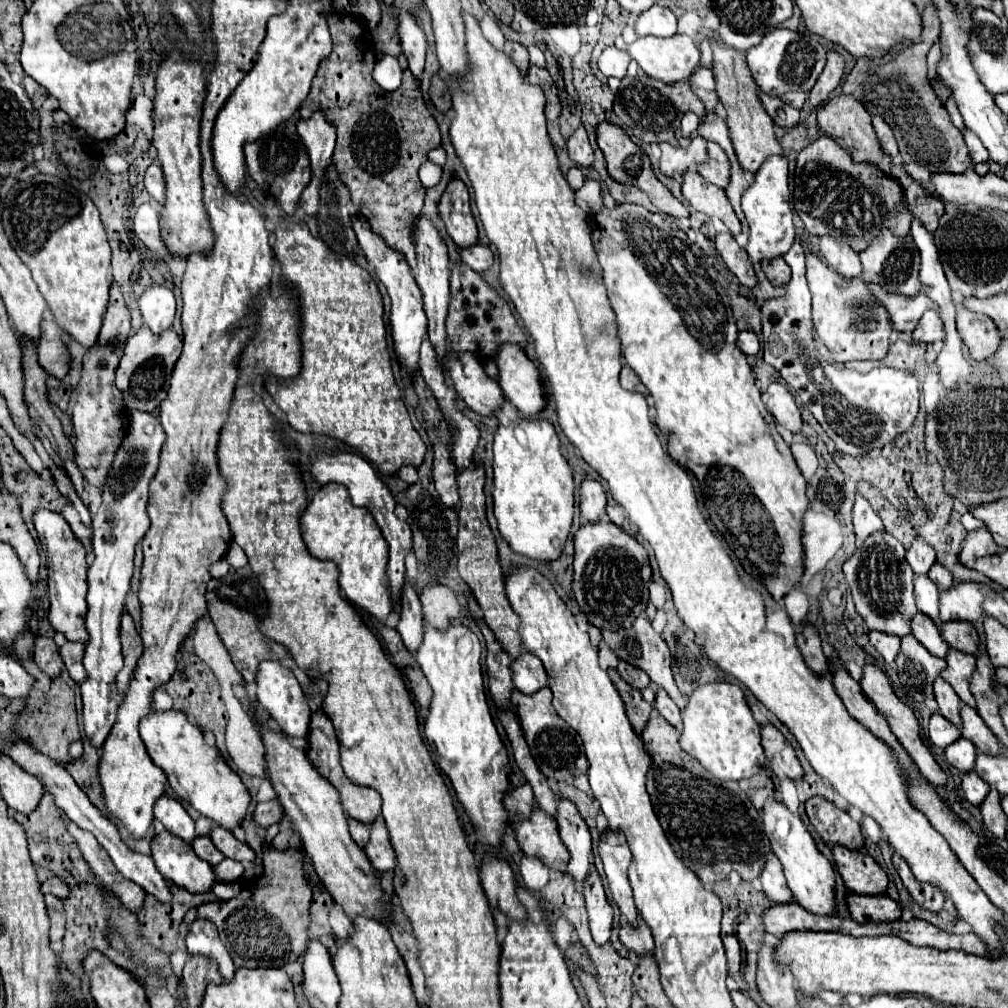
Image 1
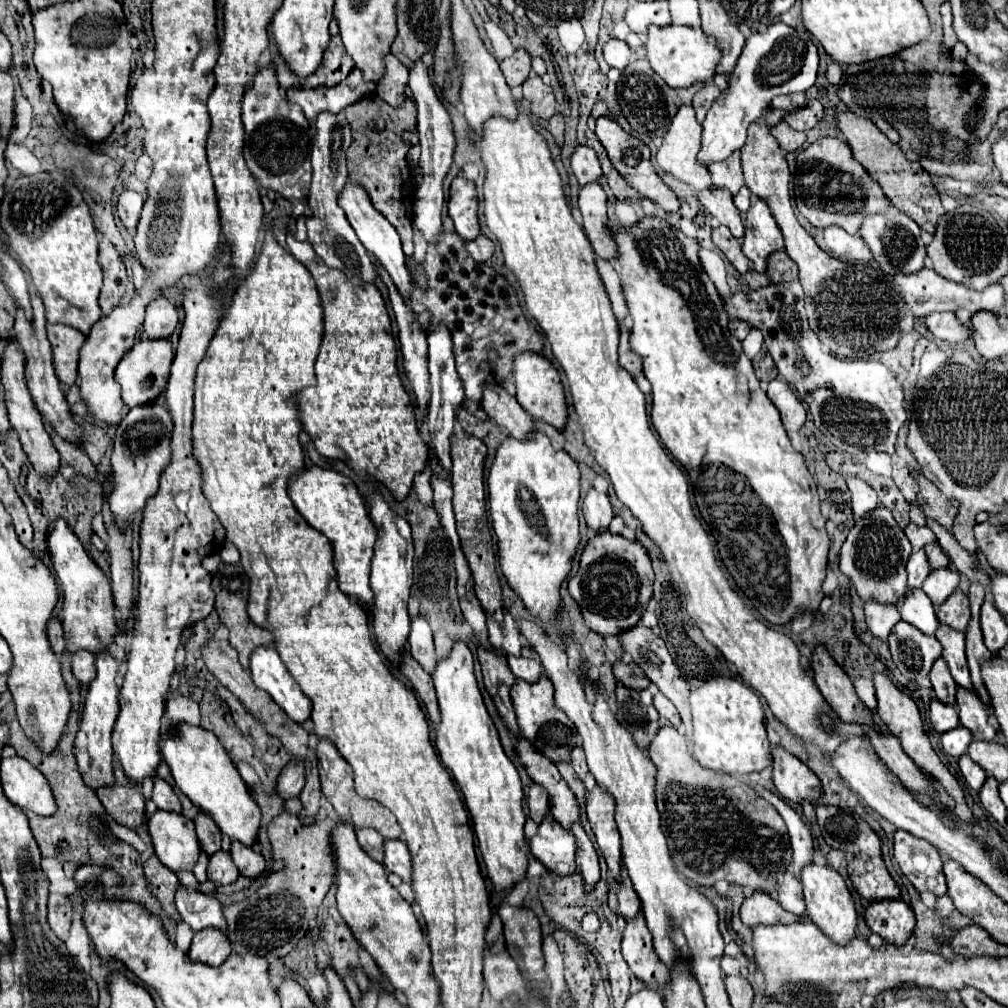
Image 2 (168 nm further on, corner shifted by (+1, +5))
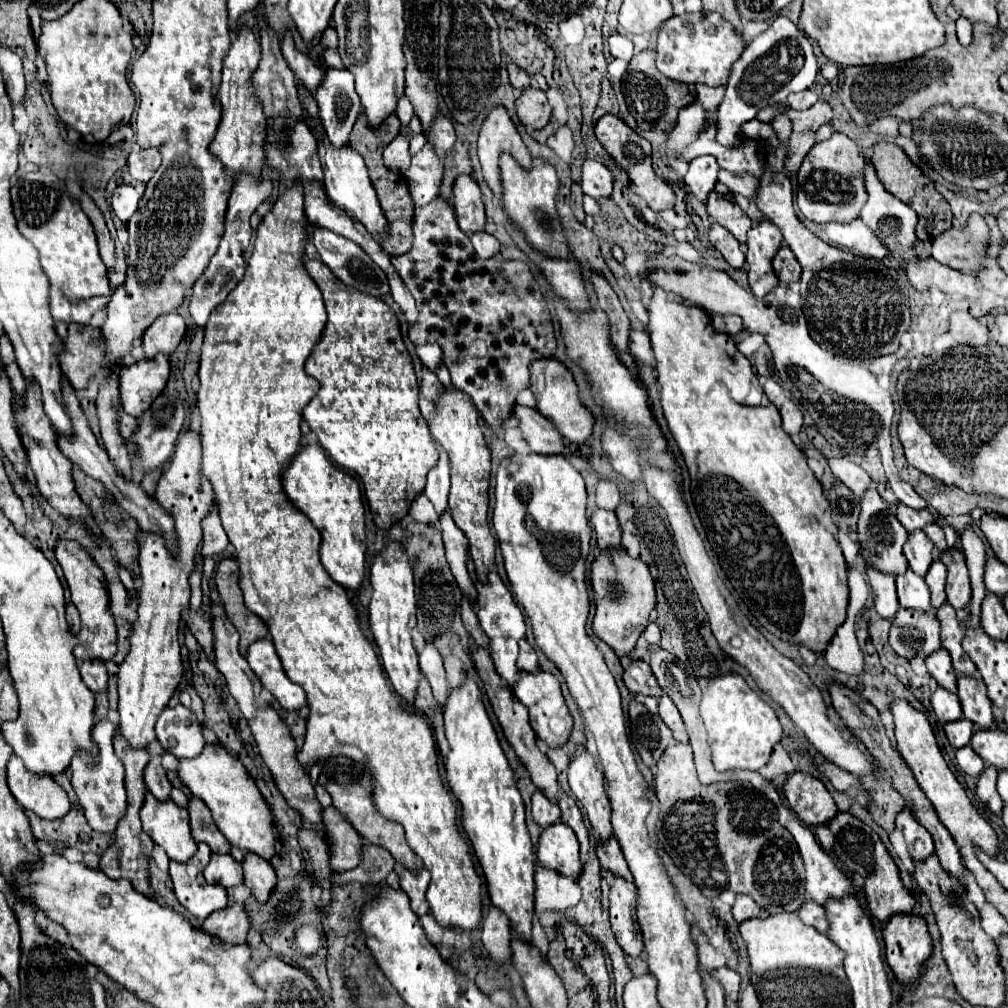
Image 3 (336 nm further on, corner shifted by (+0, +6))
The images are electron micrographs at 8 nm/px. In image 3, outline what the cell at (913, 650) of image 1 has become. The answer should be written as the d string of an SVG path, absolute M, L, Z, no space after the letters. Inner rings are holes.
M901 607L895 613L891 625L889 645L897 655L905 659L931 655L931 651L941 647L937 615L933 611L915 611Z

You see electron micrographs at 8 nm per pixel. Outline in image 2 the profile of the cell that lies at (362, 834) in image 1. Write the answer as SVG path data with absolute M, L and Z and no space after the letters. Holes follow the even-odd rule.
M360 828L360 830L356 830L356 838L358 838L362 850L370 858L382 862L382 842L384 842L384 838L378 832L374 832L372 828Z

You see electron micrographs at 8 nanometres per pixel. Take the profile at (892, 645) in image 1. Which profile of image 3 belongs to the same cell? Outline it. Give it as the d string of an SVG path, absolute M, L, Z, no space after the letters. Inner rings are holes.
M867 565L867 577L873 589L873 603L881 617L893 621L895 611L899 609L897 593L895 593L895 577L889 573L877 571L873 565Z

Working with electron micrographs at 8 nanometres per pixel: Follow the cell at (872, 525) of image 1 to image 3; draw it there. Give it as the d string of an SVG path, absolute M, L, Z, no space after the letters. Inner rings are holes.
M831 457L829 467L837 479L841 479L857 497L871 487L871 477L863 467L853 463L849 457Z

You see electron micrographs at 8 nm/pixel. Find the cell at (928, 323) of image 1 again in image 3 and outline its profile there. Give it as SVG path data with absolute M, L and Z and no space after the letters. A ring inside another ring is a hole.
M957 311L951 315L949 331L957 343L965 343L971 347L985 347L989 343L987 323L971 317L967 311Z

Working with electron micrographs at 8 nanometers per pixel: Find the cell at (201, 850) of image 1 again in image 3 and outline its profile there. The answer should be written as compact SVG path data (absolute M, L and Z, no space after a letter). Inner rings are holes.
M195 795L189 797L189 827L195 843L207 843L211 853L229 853L229 841L219 833L207 805Z

